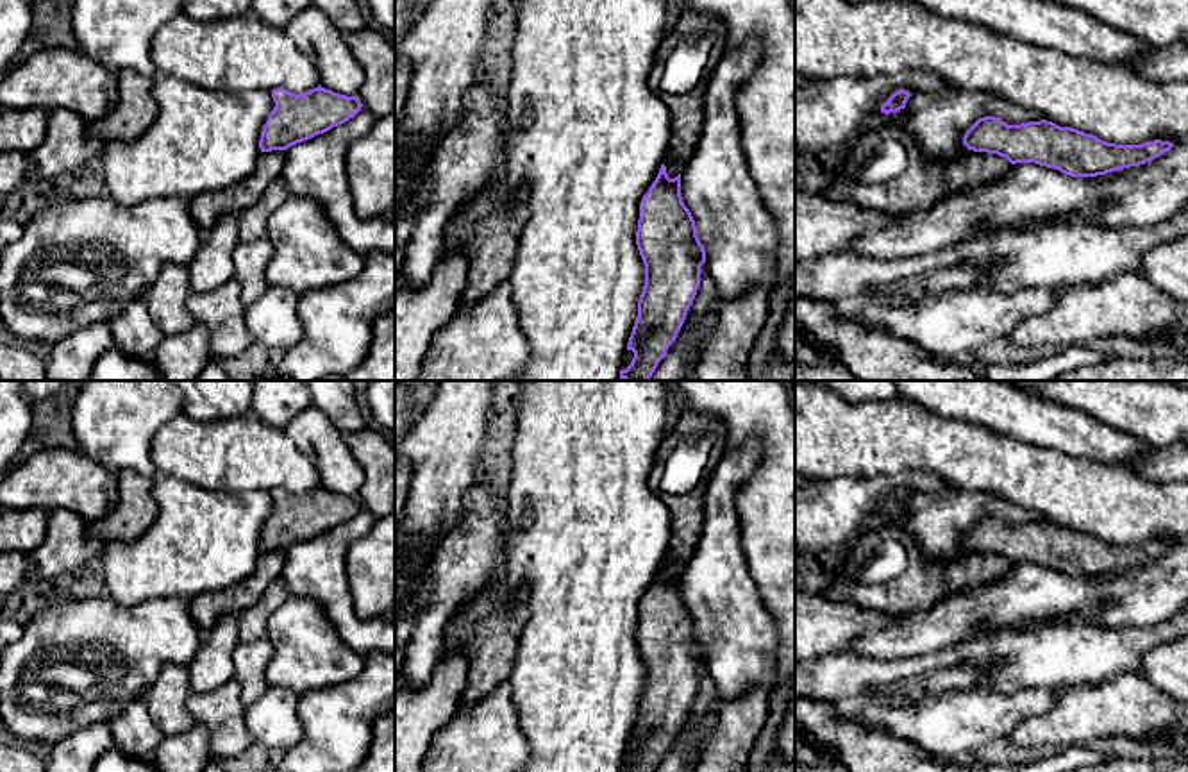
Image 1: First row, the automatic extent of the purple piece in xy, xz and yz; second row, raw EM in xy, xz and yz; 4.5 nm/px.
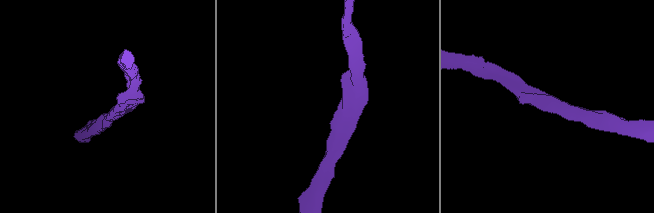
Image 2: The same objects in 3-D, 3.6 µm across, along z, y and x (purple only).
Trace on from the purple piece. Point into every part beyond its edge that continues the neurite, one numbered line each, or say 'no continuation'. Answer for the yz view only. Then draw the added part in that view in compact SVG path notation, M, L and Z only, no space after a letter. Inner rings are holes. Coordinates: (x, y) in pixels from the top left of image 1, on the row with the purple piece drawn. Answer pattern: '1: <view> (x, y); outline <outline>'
no continuation

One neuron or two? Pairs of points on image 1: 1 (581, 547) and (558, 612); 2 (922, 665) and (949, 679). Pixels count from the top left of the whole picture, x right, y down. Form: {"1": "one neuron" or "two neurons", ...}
{"1": "one neuron", "2": "two neurons"}

